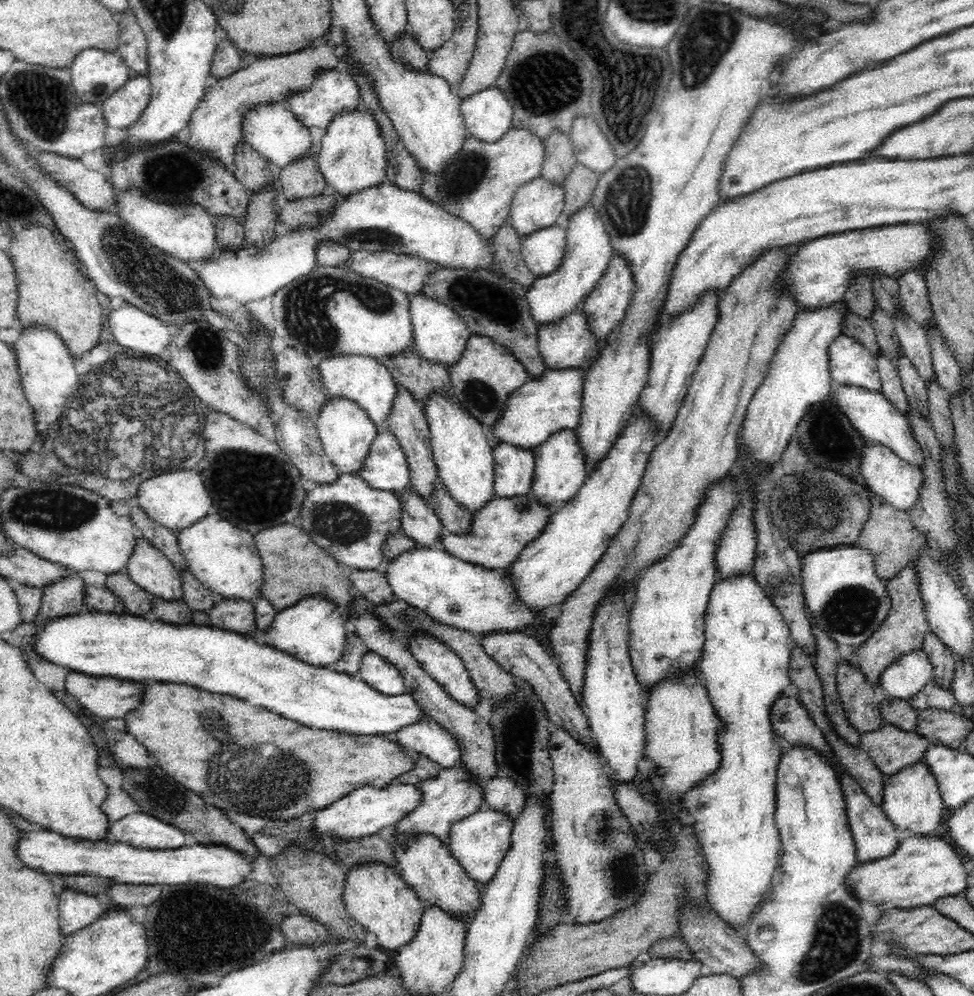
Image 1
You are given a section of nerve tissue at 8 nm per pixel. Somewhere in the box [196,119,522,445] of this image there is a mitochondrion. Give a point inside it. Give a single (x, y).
(306, 309)

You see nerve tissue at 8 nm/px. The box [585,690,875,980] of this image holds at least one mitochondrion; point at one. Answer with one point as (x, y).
(623, 888)

